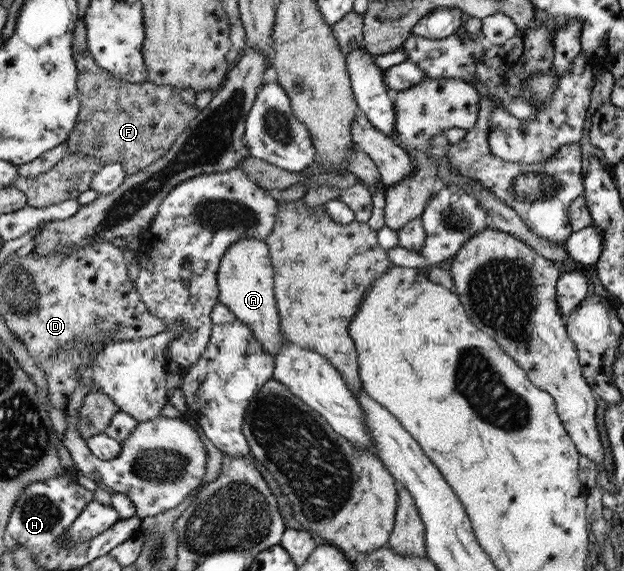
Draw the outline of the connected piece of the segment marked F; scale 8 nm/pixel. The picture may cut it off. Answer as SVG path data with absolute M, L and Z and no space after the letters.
M80 19L73 33L73 57L77 63L78 77L77 89L81 95L81 112L79 112L79 126L76 127L75 135L68 139L70 151L81 152L101 158L103 165L121 162L127 175L135 174L149 166L151 162L167 154L175 139L199 113L195 104L185 104L181 99L180 89L172 85L157 85L152 82L143 84L131 84L104 71L89 50L89 40L86 35L86 23Z

